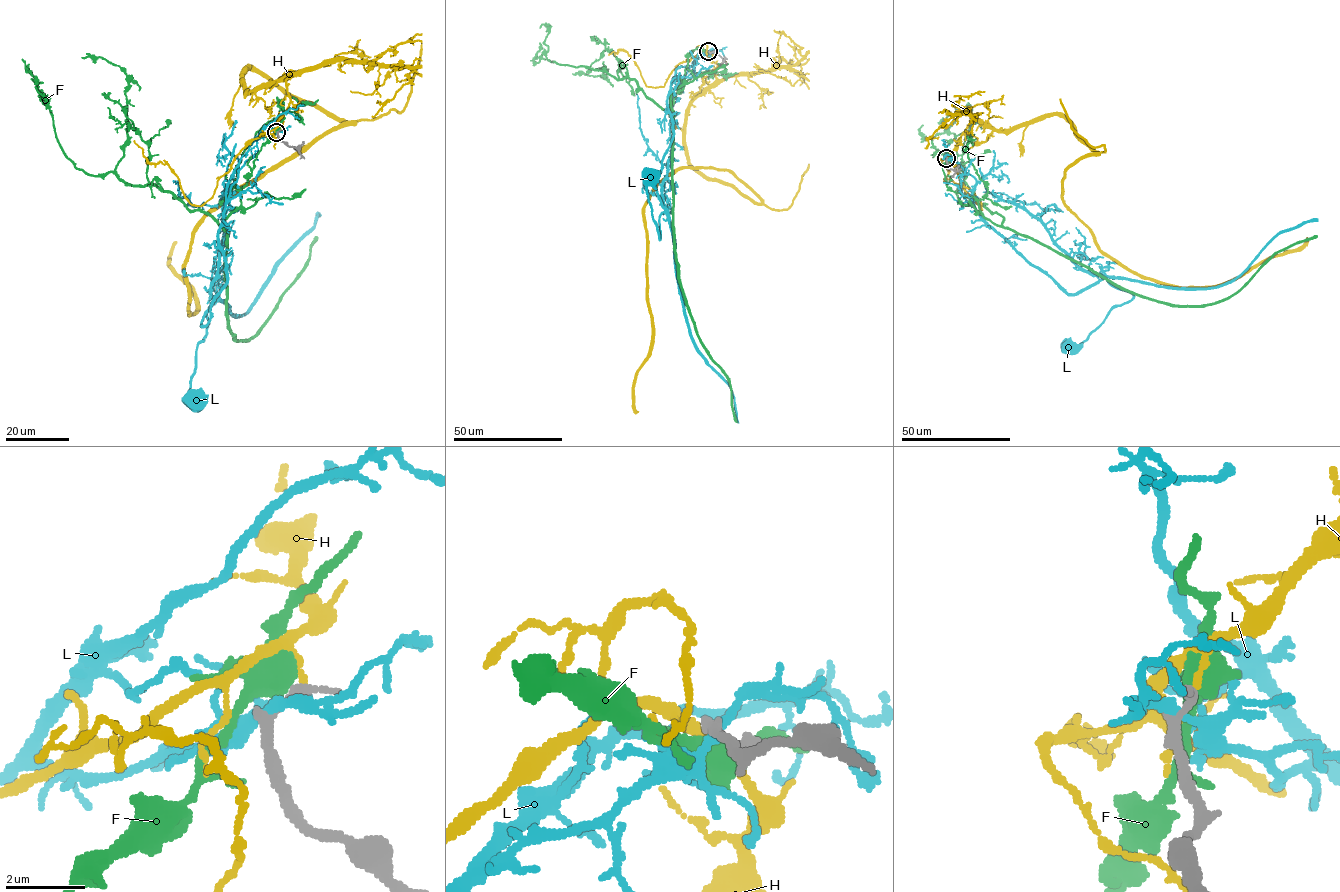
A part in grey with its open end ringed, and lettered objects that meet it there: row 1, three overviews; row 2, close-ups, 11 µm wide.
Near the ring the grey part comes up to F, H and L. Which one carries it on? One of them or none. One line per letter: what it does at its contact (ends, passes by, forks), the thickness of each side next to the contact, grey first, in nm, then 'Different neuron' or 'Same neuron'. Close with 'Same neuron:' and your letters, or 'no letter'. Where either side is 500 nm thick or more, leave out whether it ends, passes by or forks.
F: Thickness 200 nm (grey) against 500 nm. Different neuron
H: It ends there. Thickness 300 nm (grey) against 150 nm. Different neuron
L: It passes by. Thickness 240 nm (grey) against 220 nm. Different neuron
Same neuron: no letter

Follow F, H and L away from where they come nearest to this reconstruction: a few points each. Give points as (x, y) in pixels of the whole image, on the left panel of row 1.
F: (279, 130), (256, 155), (240, 205), (224, 219), (227, 324), (236, 339), (259, 329), (307, 264), (317, 236)
H: (280, 130), (288, 77), (249, 90), (248, 68), (352, 123), (204, 218), (184, 262), (189, 313), (177, 241)
L: (277, 132), (258, 136), (227, 187), (226, 282), (203, 318), (214, 299), (194, 402)

